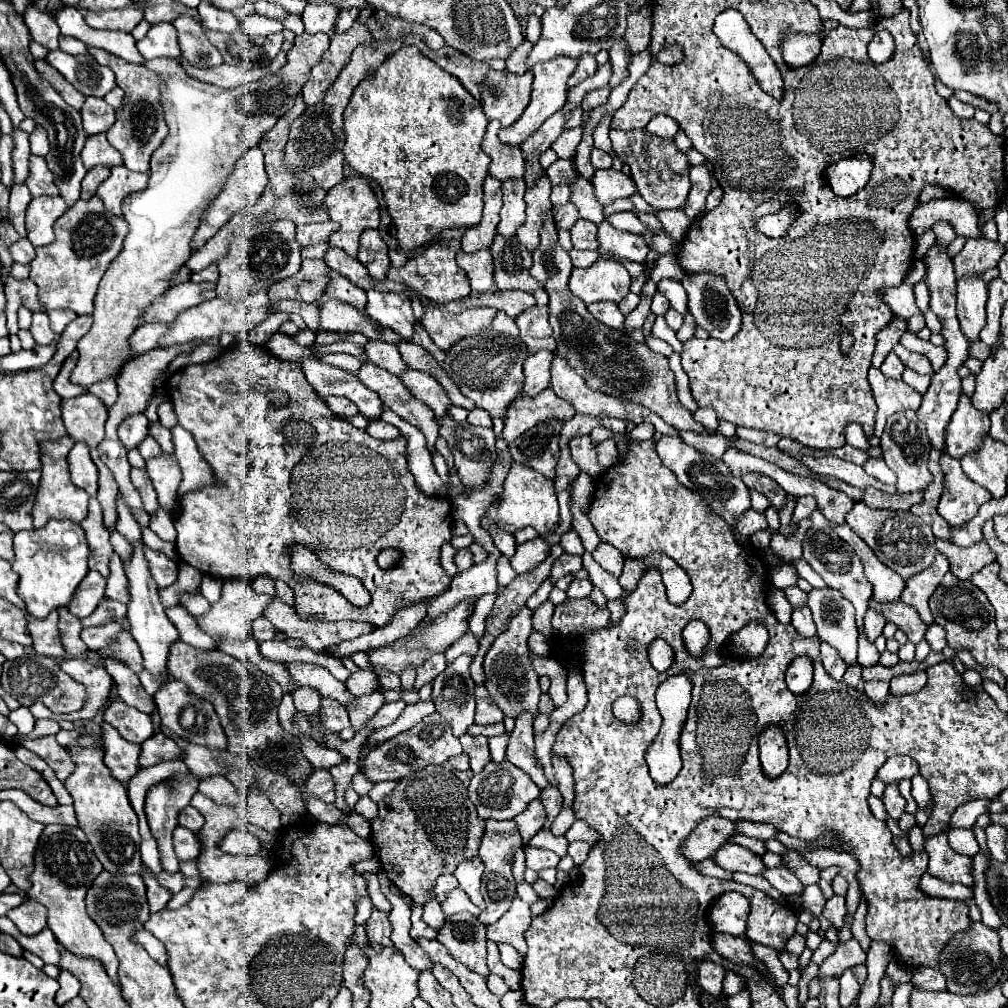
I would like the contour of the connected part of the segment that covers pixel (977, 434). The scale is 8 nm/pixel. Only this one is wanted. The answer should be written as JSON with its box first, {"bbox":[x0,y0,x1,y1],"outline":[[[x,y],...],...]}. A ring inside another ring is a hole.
{"bbox":[945,393,989,459],"outline":[[[963,393],[959,405],[945,429],[947,453],[955,459],[965,457],[971,451],[979,451],[983,437],[989,433],[989,415],[973,409],[969,397]]]}

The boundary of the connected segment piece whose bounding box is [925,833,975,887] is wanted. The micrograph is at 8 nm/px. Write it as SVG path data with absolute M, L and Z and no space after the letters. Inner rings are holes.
M947 833L927 837L925 849L929 849L929 873L941 877L945 881L959 881L963 885L973 885L973 871L971 871L971 857L953 851L947 843Z

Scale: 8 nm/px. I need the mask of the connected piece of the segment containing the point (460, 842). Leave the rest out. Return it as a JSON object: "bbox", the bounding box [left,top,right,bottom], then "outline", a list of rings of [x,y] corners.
{"bbox":[371,765,485,905],"outline":[[[437,765],[409,773],[407,777],[399,779],[397,789],[393,789],[393,793],[385,797],[383,803],[379,803],[379,817],[371,821],[371,843],[375,847],[375,855],[379,857],[383,871],[387,873],[389,881],[407,897],[411,897],[417,905],[425,905],[429,901],[431,889],[439,875],[453,873],[459,863],[477,855],[483,833],[485,821],[477,815],[475,805],[467,797],[463,781],[451,769]]]}

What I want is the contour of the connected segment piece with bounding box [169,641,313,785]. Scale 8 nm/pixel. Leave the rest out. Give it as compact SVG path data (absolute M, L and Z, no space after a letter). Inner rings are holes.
M181 641L171 645L169 675L175 681L183 681L191 693L215 707L221 727L227 735L227 749L231 753L285 775L293 785L299 785L313 773L313 765L301 751L299 737L283 731L279 725L277 707L281 703L283 691L273 677L223 651L199 651Z

